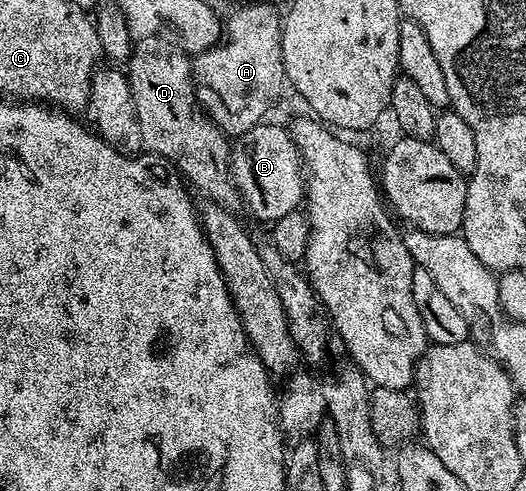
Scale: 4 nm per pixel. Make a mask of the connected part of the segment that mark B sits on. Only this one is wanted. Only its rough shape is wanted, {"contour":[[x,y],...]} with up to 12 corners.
{"contour":[[290,133],[238,135],[231,178],[245,210],[274,224],[300,209],[305,167]]}

